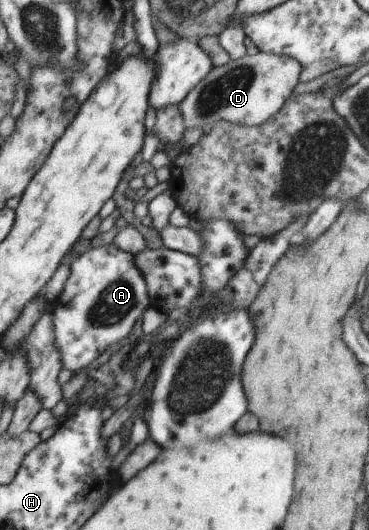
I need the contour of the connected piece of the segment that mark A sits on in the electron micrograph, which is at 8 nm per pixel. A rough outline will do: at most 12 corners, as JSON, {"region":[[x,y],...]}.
{"region":[[113,244],[71,267],[55,307],[65,369],[93,365],[151,303]]}

